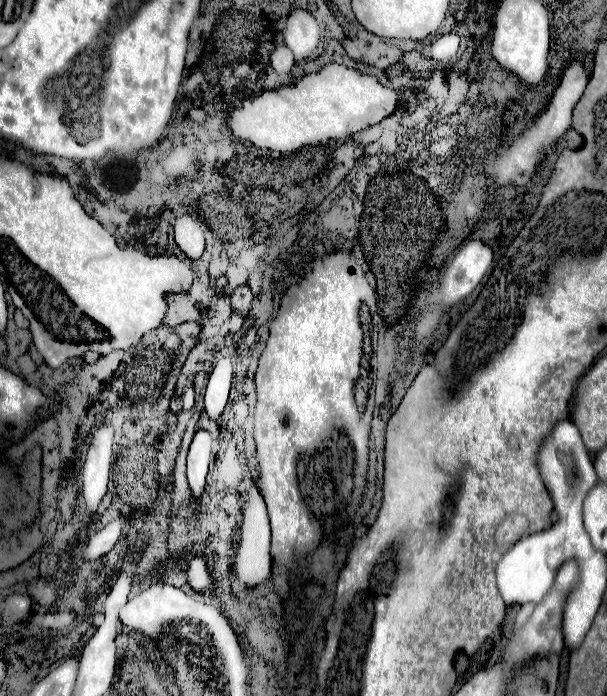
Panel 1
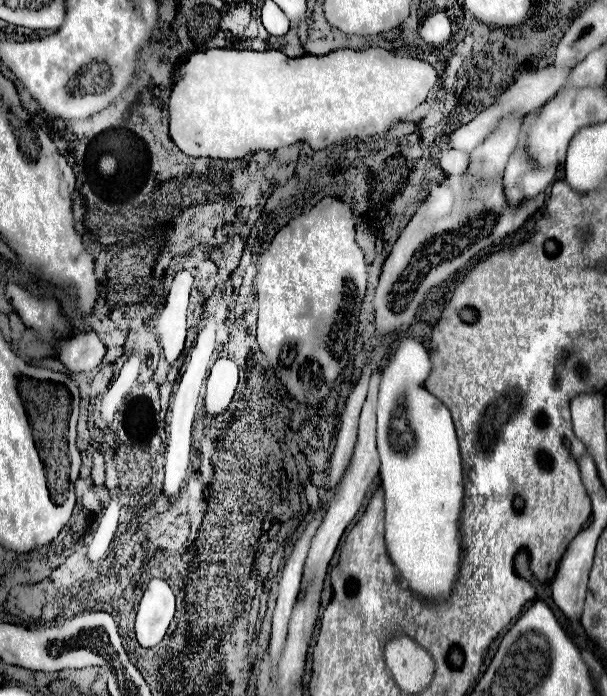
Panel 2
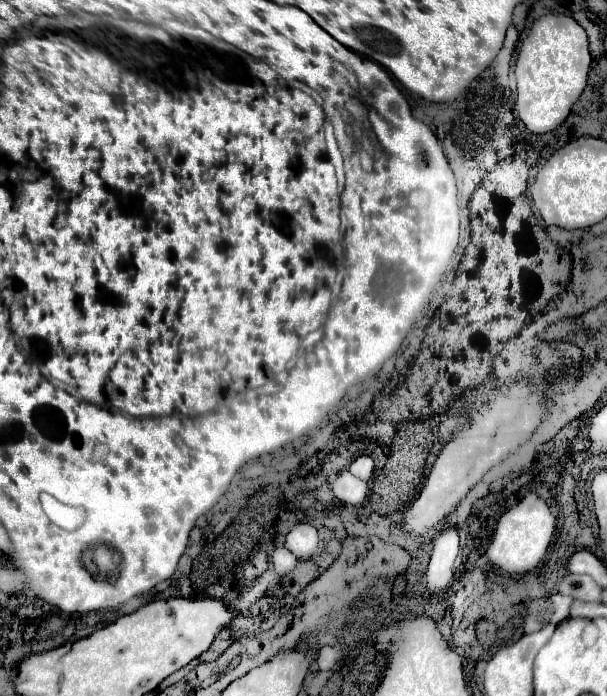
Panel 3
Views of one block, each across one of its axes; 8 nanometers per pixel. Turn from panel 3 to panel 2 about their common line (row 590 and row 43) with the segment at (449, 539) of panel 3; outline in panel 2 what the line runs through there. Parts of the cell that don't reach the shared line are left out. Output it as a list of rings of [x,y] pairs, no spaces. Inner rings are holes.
[[[434,10],[430,18],[424,20],[424,24],[420,26],[420,36],[432,44],[432,46],[442,46],[444,42],[448,42],[452,30],[450,30],[450,20],[446,16],[446,12]]]

